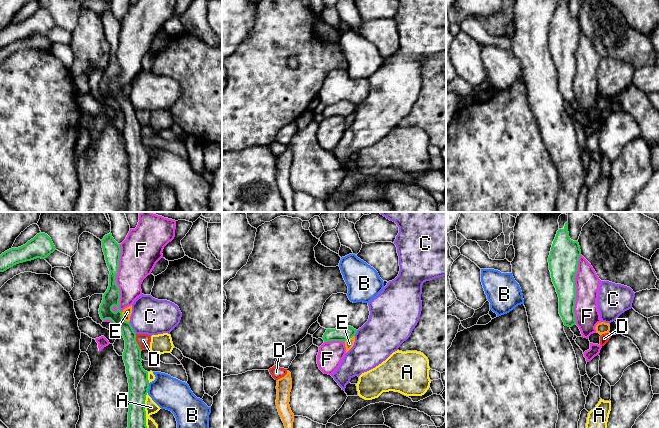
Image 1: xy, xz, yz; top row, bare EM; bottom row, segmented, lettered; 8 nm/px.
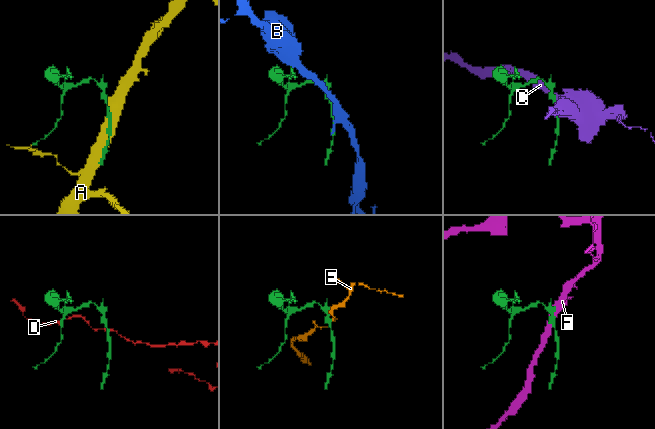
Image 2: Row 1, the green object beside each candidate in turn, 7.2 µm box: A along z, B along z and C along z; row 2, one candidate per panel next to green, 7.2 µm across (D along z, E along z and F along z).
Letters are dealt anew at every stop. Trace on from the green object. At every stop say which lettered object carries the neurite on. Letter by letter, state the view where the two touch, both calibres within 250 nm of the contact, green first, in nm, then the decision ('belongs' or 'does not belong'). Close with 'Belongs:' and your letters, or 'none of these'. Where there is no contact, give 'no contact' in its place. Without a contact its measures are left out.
A: meets green in xy; 160 nm thick on the green side, 100 nm on the other; does not belong
B: meets green in xy; 160 nm thick on the green side, 260 nm on the other; does not belong
C: meets green in xy; 140 nm thick on the green side, 300 nm on the other; does not belong
D: meets green in xy; 140 nm thick on the green side, 110 nm on the other; does not belong
E: meets green in xy; 140 nm thick on the green side, 70 nm on the other; does not belong
F: meets green in xy; 140 nm thick on the green side, 300 nm on the other; does not belong
Belongs: none of these

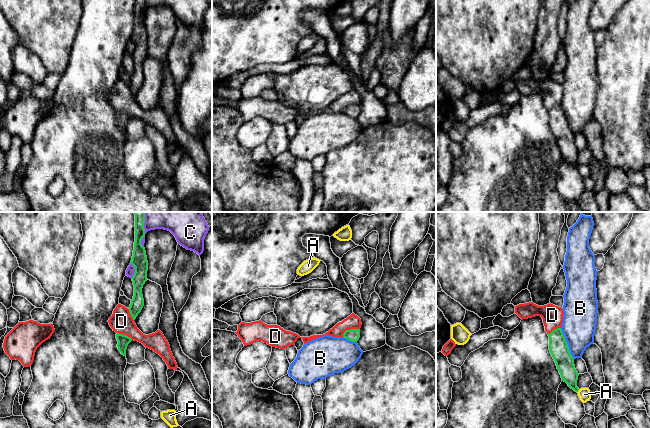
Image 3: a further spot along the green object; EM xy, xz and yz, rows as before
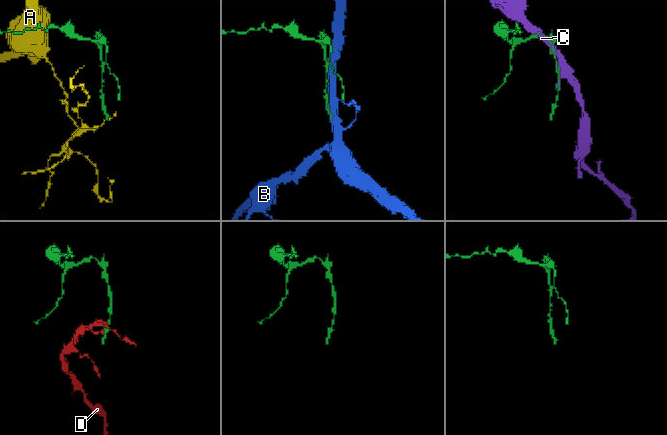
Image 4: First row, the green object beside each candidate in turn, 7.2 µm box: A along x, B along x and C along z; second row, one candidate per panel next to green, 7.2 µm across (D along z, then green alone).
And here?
A: meets green in yz; 140 nm thick on the green side, 100 nm on the other; does not belong
B: meets green in yz; 150 nm thick on the green side, 280 nm on the other; does not belong
C: meets green in xy; 130 nm thick on the green side, 70 nm on the other; does not belong
D: meets green in xz; 100 nm thick on the green side, 110 nm on the other; does not belong
Belongs: none of these

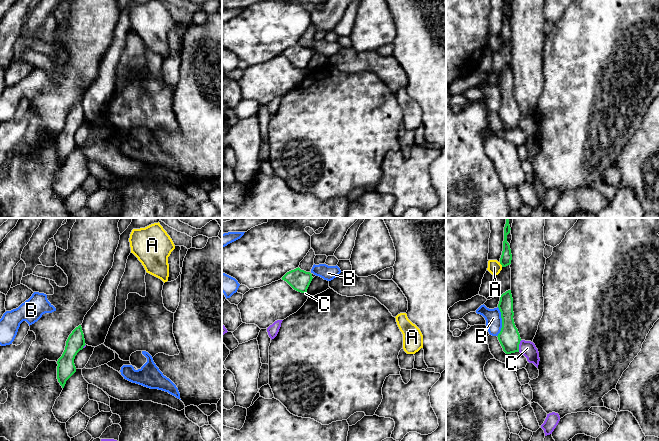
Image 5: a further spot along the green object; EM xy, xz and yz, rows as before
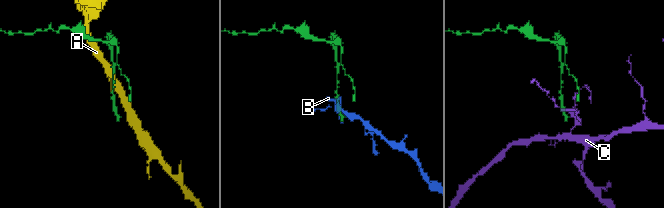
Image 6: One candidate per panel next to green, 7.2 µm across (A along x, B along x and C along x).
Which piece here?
A: meets green in yz; 90 nm thick on the green side, 110 nm on the other; does not belong
B: meets green in yz; 170 nm thick on the green side, 130 nm on the other; does not belong
C: meets green in yz; 170 nm thick on the green side, 120 nm on the other; does not belong
Belongs: none of these

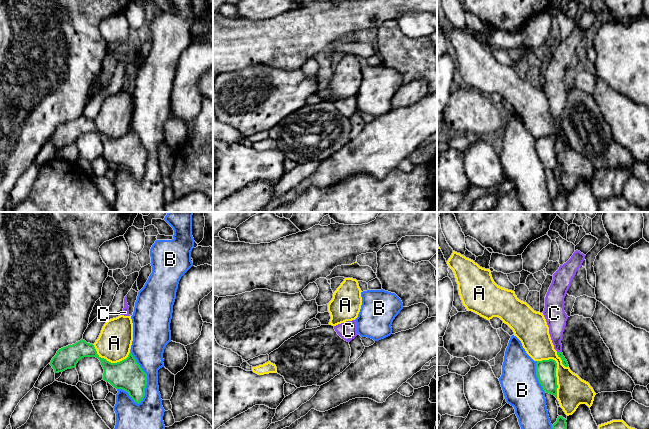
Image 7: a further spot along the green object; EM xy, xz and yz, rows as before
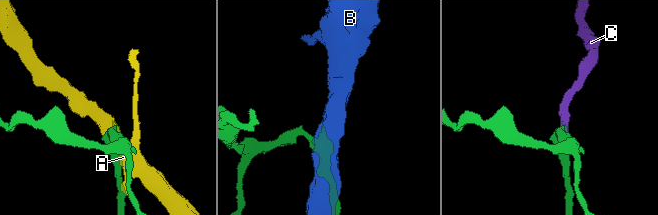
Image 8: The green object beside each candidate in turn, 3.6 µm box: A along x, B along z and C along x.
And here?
A: meets green in yz; 160 nm thick on the green side, 240 nm on the other; does not belong
B: meets green in xy; 240 nm thick on the green side, 260 nm on the other; does not belong
C: meets green in yz; 50 nm thick on the green side, 160 nm on the other; belongs
Belongs: C

